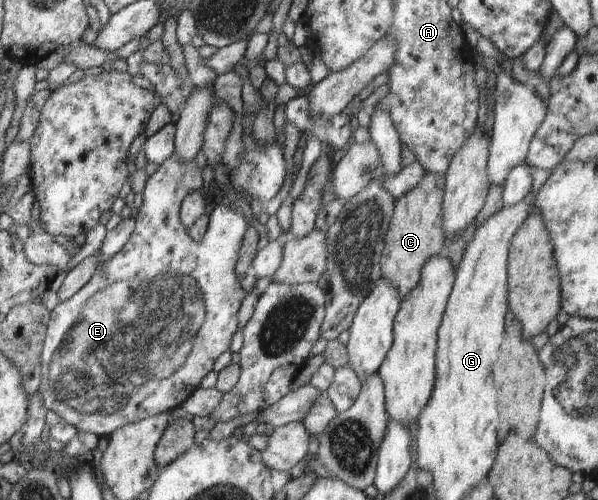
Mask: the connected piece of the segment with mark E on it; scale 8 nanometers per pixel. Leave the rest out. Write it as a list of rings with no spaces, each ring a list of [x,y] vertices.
[[[170,154],[170,158],[164,160],[144,184],[144,190],[142,190],[143,202],[135,218],[134,232],[131,234],[130,240],[124,244],[124,248],[120,252],[116,252],[110,260],[104,260],[102,264],[100,264],[100,252],[98,251],[96,253],[98,255],[98,268],[96,268],[96,272],[90,278],[88,284],[85,284],[82,290],[78,290],[74,296],[59,302],[49,312],[43,349],[40,352],[42,364],[40,396],[42,396],[42,402],[44,402],[47,410],[56,412],[62,418],[62,421],[71,424],[78,431],[96,434],[98,437],[109,437],[114,430],[118,430],[126,424],[140,422],[140,420],[156,416],[156,414],[170,413],[176,407],[180,407],[186,398],[190,398],[190,395],[200,386],[204,376],[212,370],[216,358],[230,348],[232,335],[238,329],[238,310],[240,310],[241,302],[245,296],[244,289],[242,289],[240,283],[236,282],[235,266],[249,224],[240,210],[234,210],[234,208],[230,208],[230,205],[216,205],[209,215],[209,224],[204,238],[200,242],[192,240],[180,220],[178,205],[179,200],[185,196],[187,189],[200,187],[201,182],[201,169],[198,168],[194,160],[192,162],[180,162],[174,154]]]

